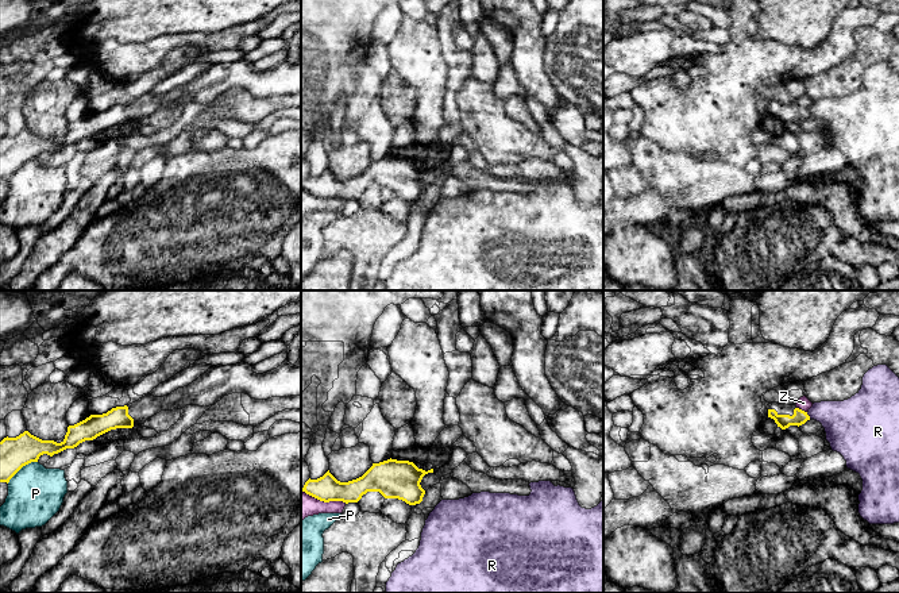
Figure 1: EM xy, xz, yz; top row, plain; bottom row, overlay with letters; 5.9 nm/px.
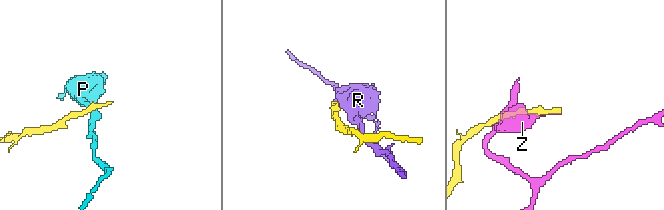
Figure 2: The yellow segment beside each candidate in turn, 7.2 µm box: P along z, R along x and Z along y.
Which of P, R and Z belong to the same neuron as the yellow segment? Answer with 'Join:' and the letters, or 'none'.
Join: none

